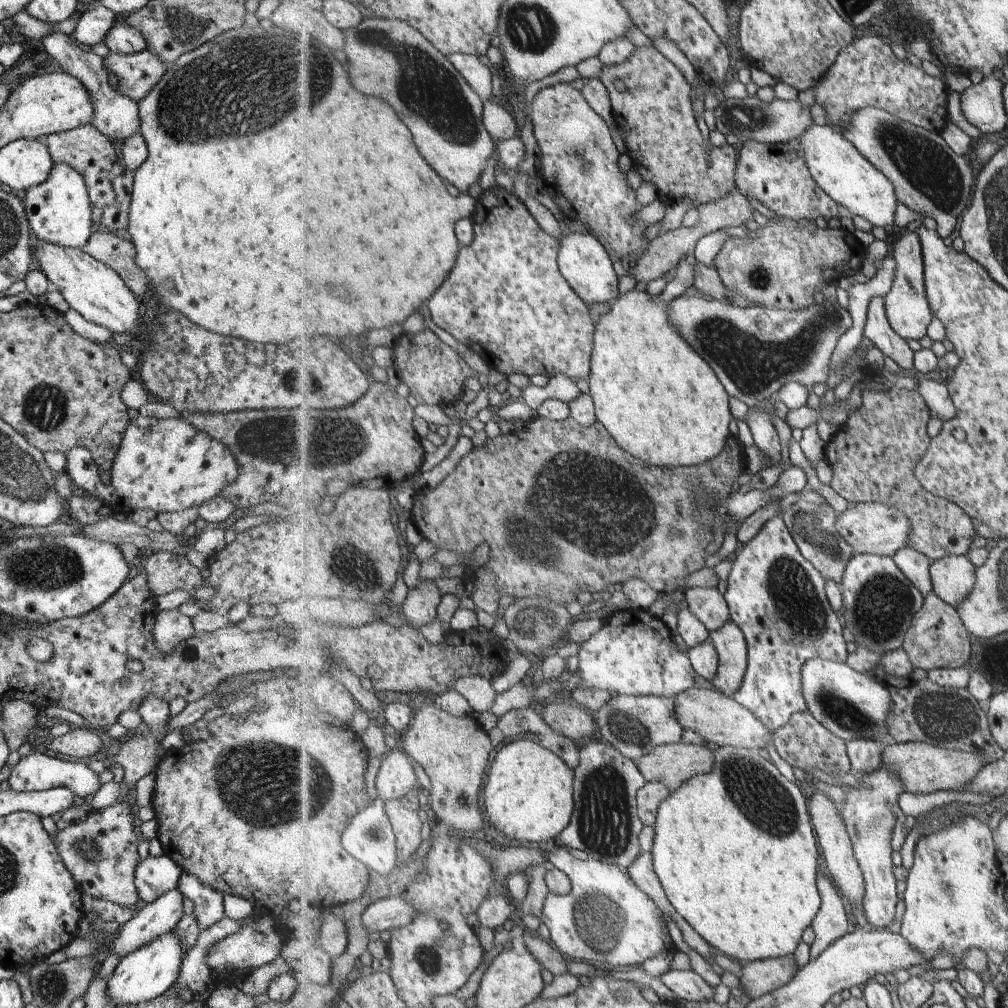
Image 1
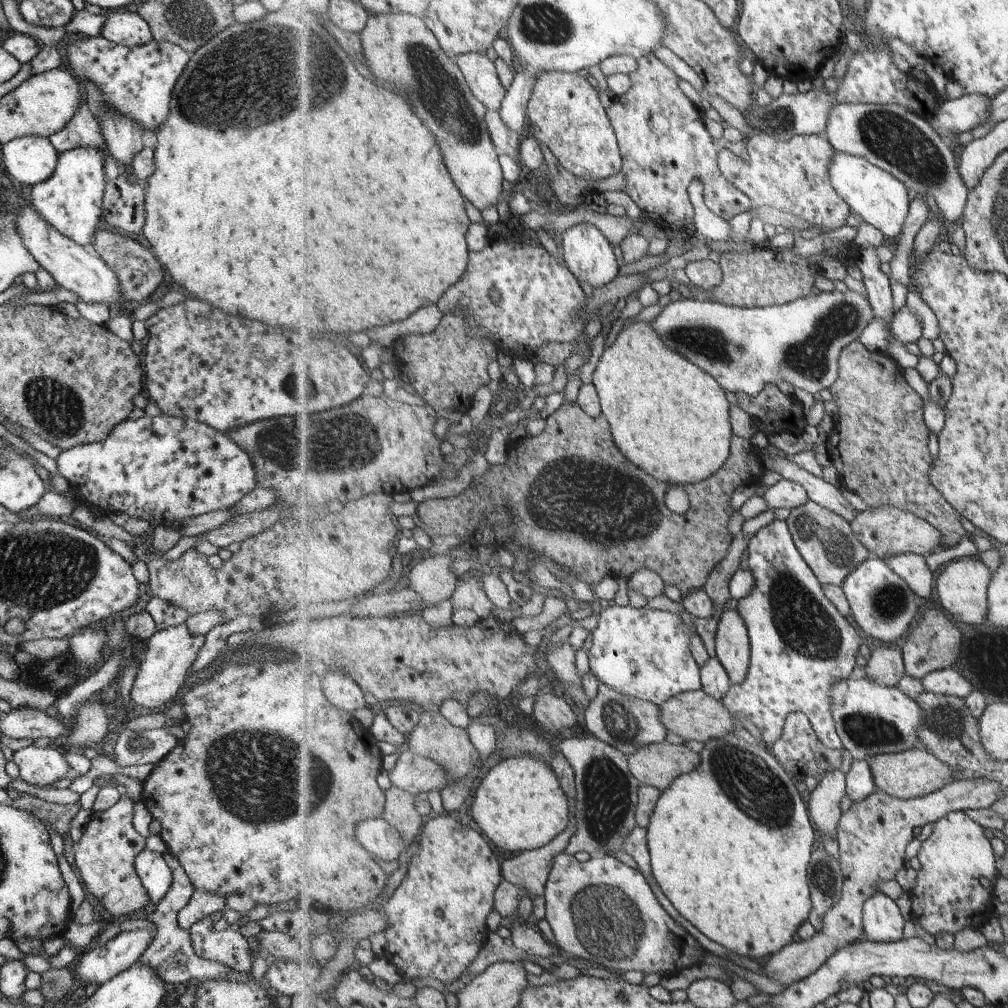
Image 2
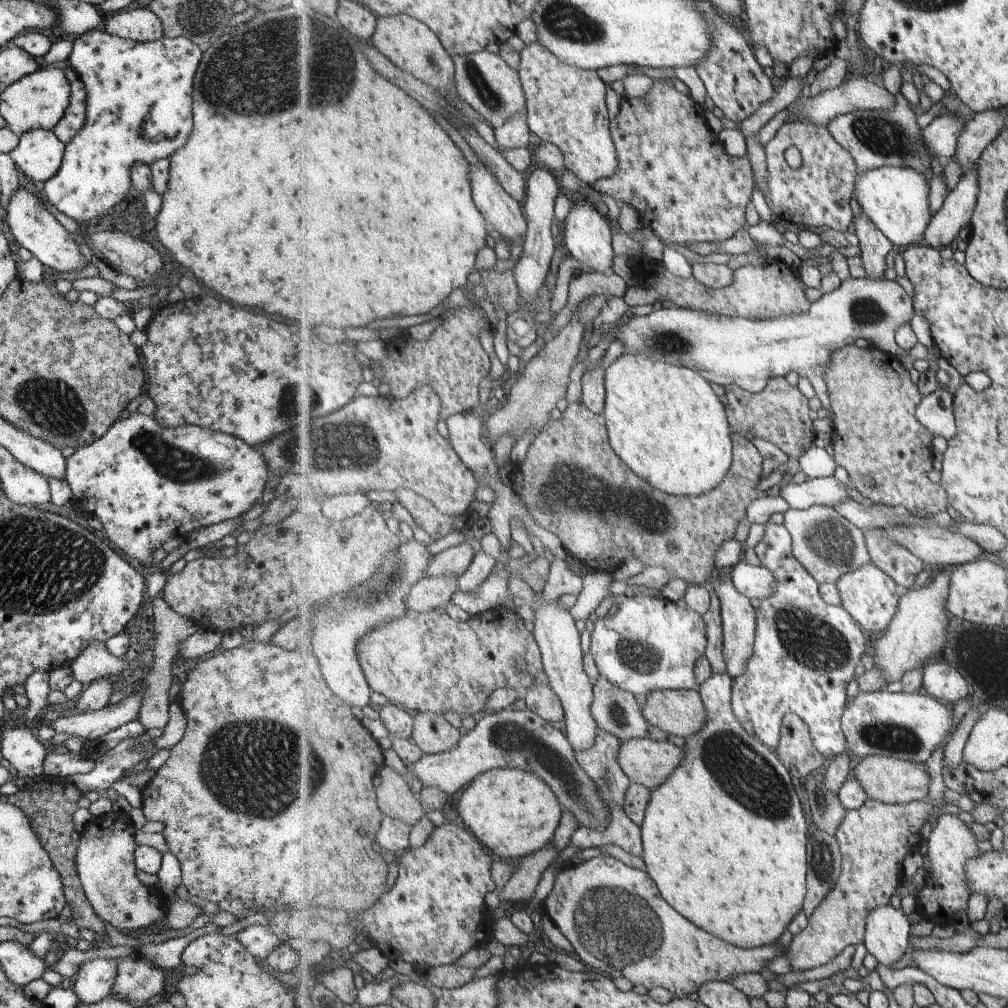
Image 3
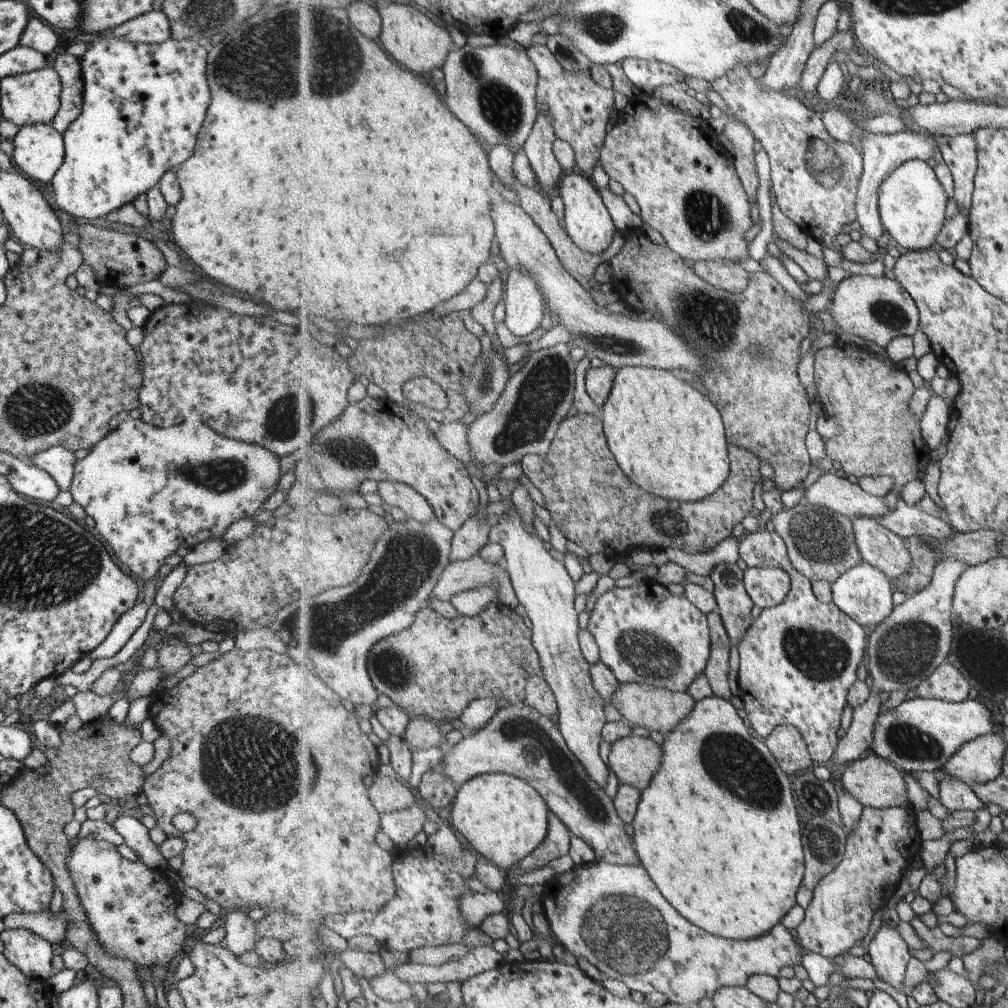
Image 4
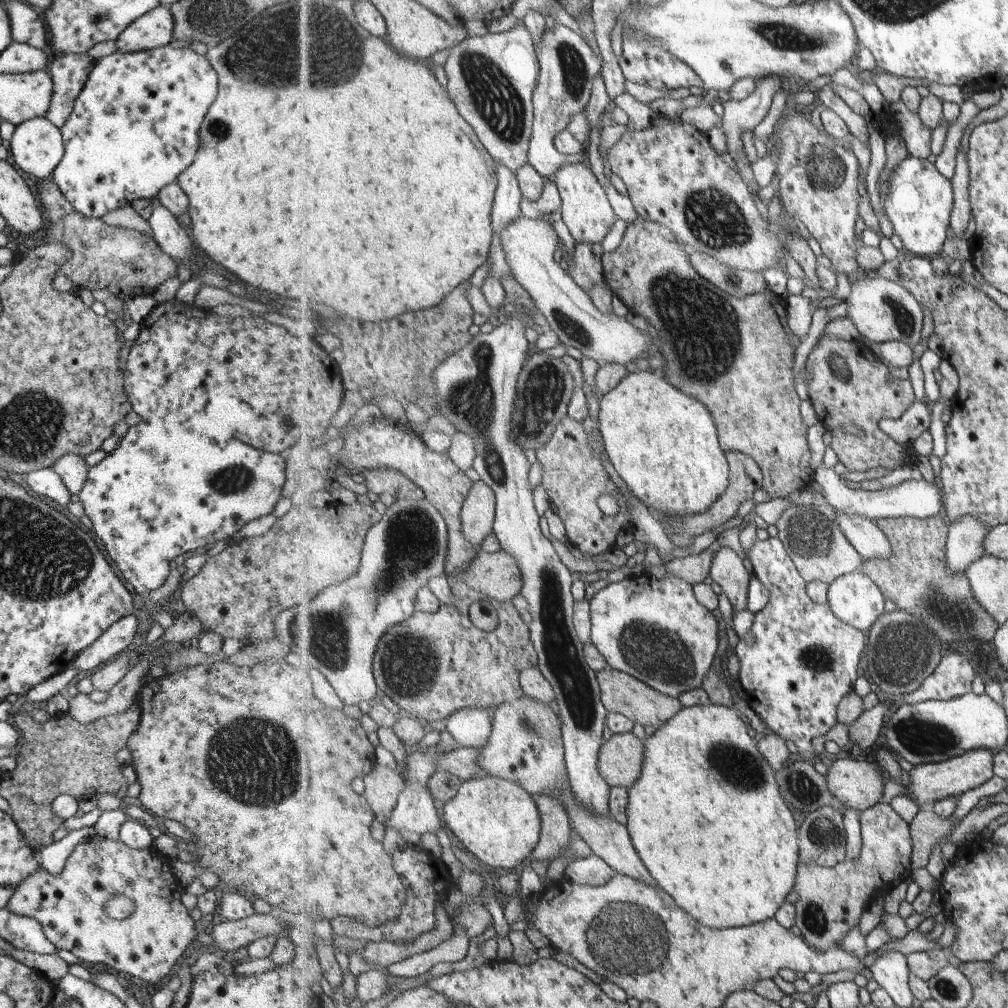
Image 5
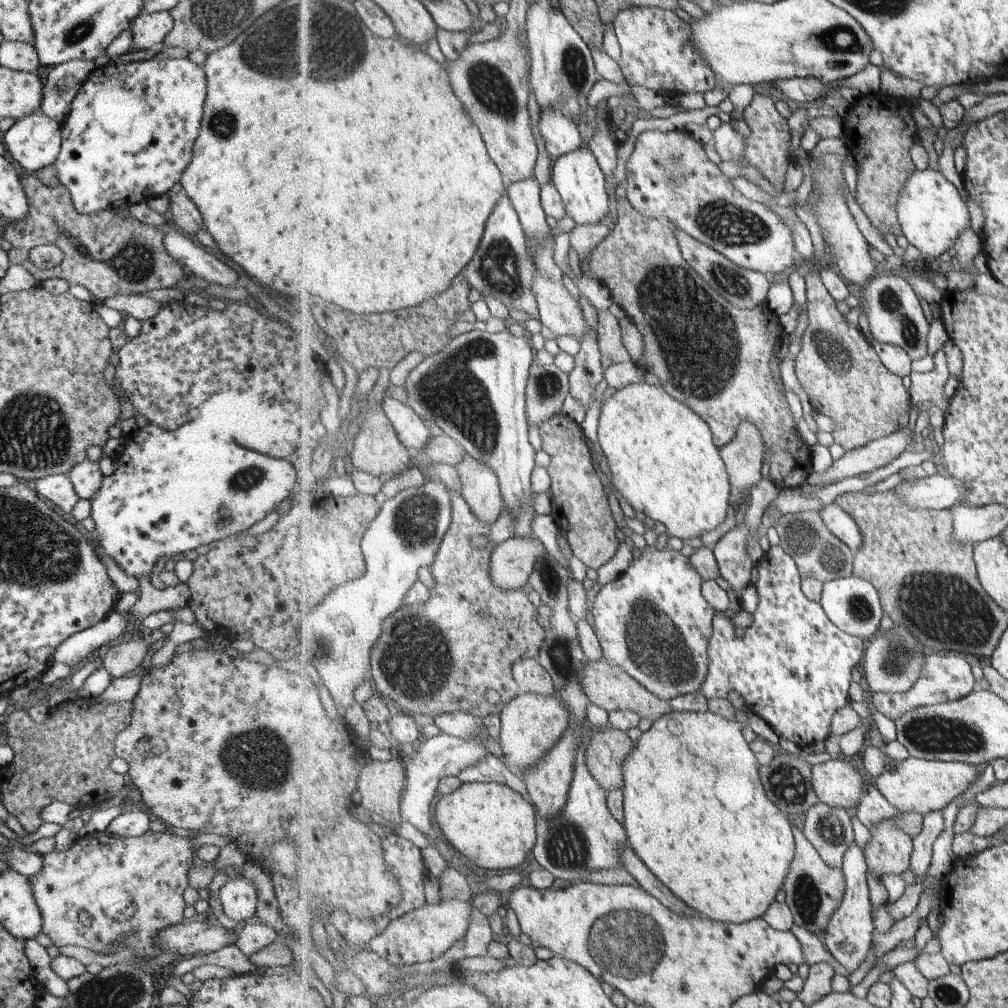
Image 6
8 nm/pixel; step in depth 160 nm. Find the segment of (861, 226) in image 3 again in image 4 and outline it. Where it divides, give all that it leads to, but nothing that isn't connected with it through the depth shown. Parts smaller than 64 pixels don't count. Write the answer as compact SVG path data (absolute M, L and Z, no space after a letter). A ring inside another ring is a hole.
M867 130L867 132L865 132L865 134L863 134L860 145L859 145L859 149L861 150L862 155L864 156L864 173L862 174L861 183L858 186L858 206L857 206L858 221L860 222L860 225L862 226L861 234L867 233L869 236L872 236L875 240L882 242L882 244L885 242L885 239L887 238L887 232L885 230L884 224L881 224L882 218L880 215L880 208L879 208L879 189L881 188L882 182L884 180L887 180L887 177L890 174L893 174L893 172L895 172L903 163L906 163L907 161L910 161L911 159L921 159L921 160L924 160L927 162L932 162L931 158L932 158L933 154L935 154L935 149L937 148L939 150L938 145L937 145L937 147L935 147L935 144L936 144L936 136L927 134L927 132L924 132L924 134L922 135L922 134L916 133L915 131L907 130L907 131L903 131L903 132L894 134L894 135L885 135L883 133L881 133L881 134L871 133L869 130Z

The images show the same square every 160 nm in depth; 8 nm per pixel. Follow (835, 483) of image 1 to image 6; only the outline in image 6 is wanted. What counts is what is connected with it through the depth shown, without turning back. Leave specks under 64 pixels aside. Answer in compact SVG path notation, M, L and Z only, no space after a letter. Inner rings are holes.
M811 272L805 278L809 324L801 337L800 345L802 347L795 358L795 373L801 386L808 393L811 406L835 420L838 426L834 431L836 441L847 451L863 448L865 444L869 444L881 436L889 436L898 428L909 426L907 420L909 420L909 414L913 408L910 389L903 386L900 376L891 373L886 366L883 366L883 362L877 356L877 351L873 350L873 346L865 340L860 327L855 328L854 325L849 324L847 318L841 317L841 314L835 310L837 300L827 290L822 276Z

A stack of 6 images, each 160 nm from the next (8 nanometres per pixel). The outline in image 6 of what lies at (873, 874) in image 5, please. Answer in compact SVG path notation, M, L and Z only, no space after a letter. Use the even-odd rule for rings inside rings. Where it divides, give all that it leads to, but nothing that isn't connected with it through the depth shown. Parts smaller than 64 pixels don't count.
M884 820L879 828L871 831L871 838L864 849L866 863L871 872L881 877L882 874L899 875L910 869L910 860L914 851L914 839L902 828L897 827L892 820ZM794 825L792 829L796 840L796 853L782 886L786 893L785 902L791 907L797 925L823 936L846 895L846 876L843 869L828 865L822 859L818 848L805 836L803 829Z

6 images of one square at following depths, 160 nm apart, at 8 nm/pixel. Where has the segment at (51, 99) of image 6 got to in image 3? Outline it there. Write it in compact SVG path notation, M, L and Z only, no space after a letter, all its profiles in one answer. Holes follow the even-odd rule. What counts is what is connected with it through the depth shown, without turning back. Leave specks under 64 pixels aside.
M65 66L63 74L70 84L70 95L63 116L60 116L52 131L57 140L65 144L83 126L86 94L82 82L72 68Z

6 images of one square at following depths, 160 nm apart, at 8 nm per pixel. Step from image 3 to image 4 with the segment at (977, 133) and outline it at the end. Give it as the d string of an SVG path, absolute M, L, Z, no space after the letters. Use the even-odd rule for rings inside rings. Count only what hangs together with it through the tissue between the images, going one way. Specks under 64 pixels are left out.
M974 134L959 135L954 137L942 137L936 135L936 144L945 162L949 165L954 176L954 199L958 204L959 212L965 215L970 214L973 207L975 177L979 168L979 157L977 152L978 144Z

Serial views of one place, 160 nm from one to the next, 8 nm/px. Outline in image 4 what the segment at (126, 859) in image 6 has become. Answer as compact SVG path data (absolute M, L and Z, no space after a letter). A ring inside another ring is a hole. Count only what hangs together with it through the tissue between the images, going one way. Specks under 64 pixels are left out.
M92 838L71 845L66 865L87 924L107 955L131 961L141 970L149 971L152 967L167 966L171 958L183 948L185 925L174 915L179 895L175 888L167 890L168 879L163 871L150 869L139 860L124 859L114 844ZM45 909L36 913L6 914L2 918L5 929L25 928L56 947L66 938L66 918L63 912L51 913Z

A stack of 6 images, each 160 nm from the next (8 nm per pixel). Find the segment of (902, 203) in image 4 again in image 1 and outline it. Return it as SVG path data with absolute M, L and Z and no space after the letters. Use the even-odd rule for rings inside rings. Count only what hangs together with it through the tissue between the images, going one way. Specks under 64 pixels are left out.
M813 125L801 137L806 159L813 180L827 192L833 200L849 209L853 214L868 220L874 226L889 228L895 224L895 214L899 206L898 192L894 182L881 172L855 145L848 141L839 130Z

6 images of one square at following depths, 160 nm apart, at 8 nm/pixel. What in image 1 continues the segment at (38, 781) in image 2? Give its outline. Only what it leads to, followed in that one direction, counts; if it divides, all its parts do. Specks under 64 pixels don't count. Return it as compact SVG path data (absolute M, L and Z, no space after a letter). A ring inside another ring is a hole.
M30 752L27 756L20 758L19 762L13 766L11 773L7 777L9 790L15 792L43 791L56 787L67 788L76 798L77 802L87 801L99 790L101 786L97 774L93 770L78 762L65 762L59 758L51 758L41 752Z

